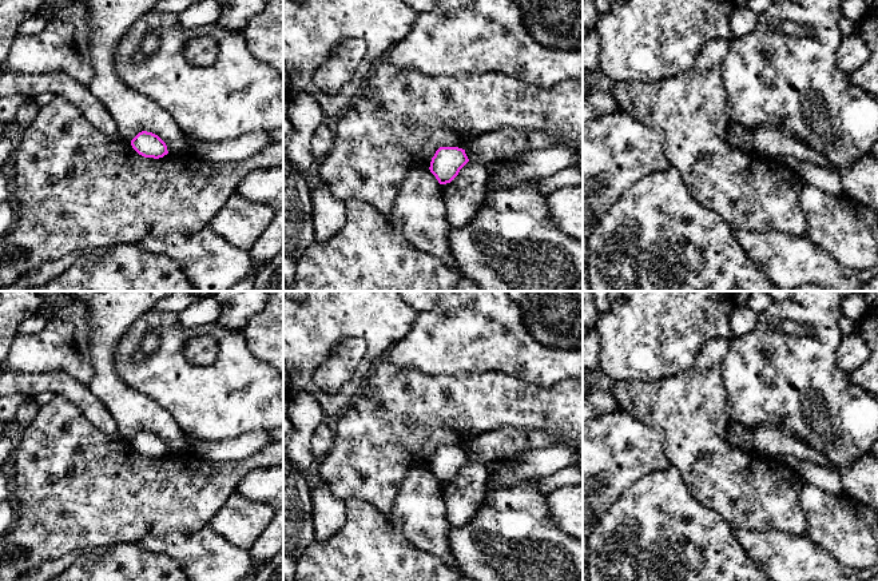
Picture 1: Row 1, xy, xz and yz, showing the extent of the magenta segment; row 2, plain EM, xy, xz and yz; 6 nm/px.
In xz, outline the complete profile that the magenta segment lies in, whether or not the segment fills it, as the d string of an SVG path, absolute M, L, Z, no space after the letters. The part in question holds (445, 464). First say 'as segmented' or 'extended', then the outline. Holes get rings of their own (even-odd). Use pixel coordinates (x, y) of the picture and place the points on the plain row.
as segmented | M440 446L430 461L430 471L440 483L450 482L460 469L469 461L465 449L458 446Z

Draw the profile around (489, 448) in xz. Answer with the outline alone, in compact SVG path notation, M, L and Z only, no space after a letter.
M500 429L482 433L465 446L470 461L488 466L523 450L557 445L557 438L541 430Z

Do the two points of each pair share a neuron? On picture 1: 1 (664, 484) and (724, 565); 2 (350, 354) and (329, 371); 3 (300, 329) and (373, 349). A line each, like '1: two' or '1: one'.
1: one
2: one
3: one

